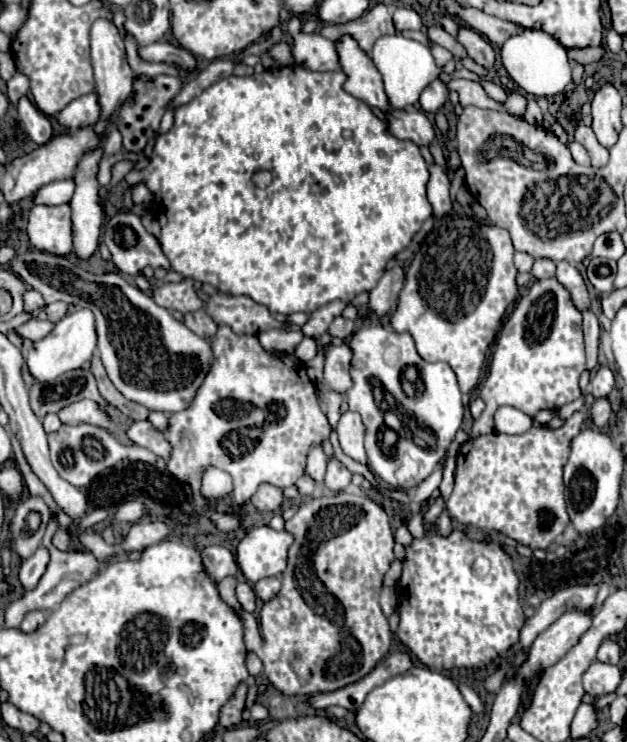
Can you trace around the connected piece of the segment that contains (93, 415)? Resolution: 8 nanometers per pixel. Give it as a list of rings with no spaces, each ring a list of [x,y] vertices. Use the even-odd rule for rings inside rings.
[[[80,400],[80,402],[74,402],[66,408],[62,408],[58,412],[60,420],[64,424],[94,424],[94,426],[100,426],[104,430],[110,430],[112,426],[112,420],[110,420],[110,414],[106,410],[100,408],[98,402],[94,400]]]

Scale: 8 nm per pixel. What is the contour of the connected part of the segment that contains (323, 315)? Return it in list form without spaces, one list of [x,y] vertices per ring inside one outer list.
[[[330,302],[328,306],[322,306],[320,310],[314,310],[314,312],[310,314],[308,322],[302,326],[302,332],[304,332],[306,336],[316,336],[316,338],[320,338],[320,336],[328,330],[330,322],[332,322],[336,316],[340,316],[340,312],[342,312],[344,308],[346,308],[346,302]]]

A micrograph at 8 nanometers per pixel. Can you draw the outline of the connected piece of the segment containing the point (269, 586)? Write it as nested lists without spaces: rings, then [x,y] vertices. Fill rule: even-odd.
[[[272,576],[272,578],[262,578],[260,582],[254,584],[254,592],[258,598],[262,598],[264,602],[274,598],[280,590],[280,578],[278,576]]]

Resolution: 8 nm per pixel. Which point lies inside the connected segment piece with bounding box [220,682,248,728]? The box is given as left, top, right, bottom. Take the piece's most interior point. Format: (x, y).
(231, 714)

